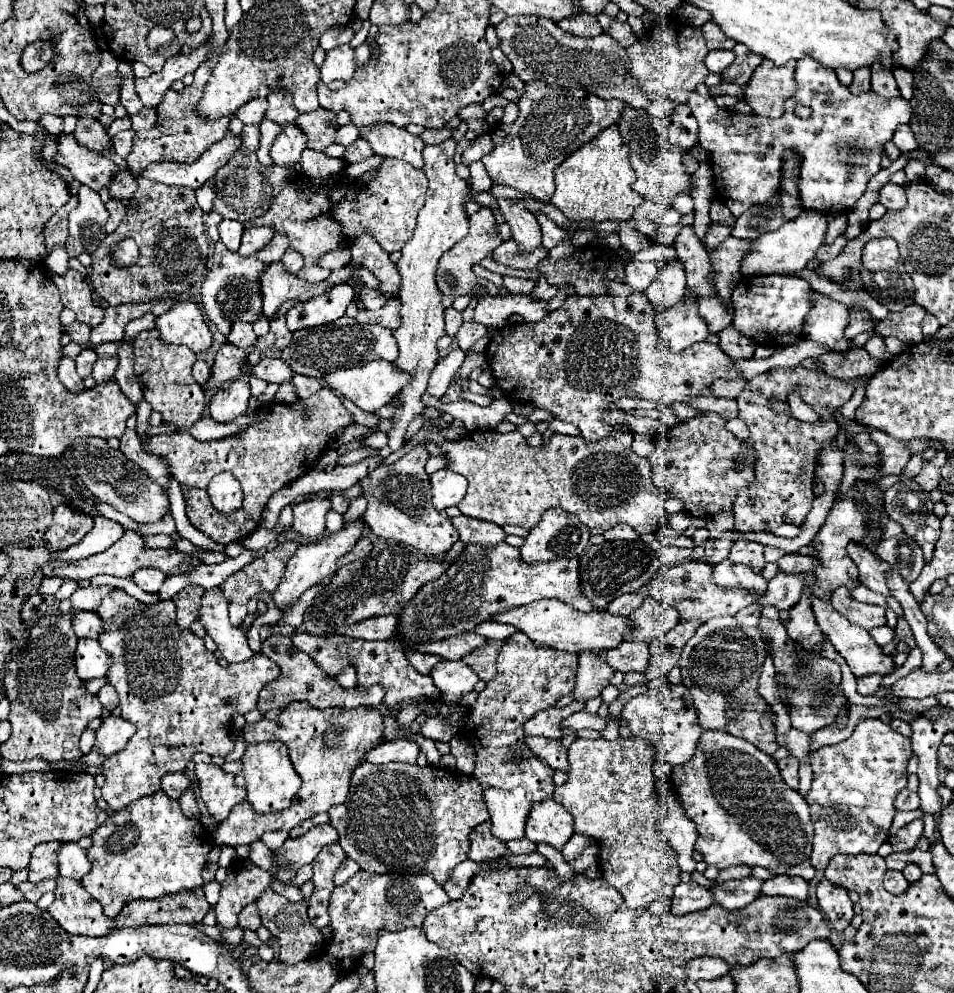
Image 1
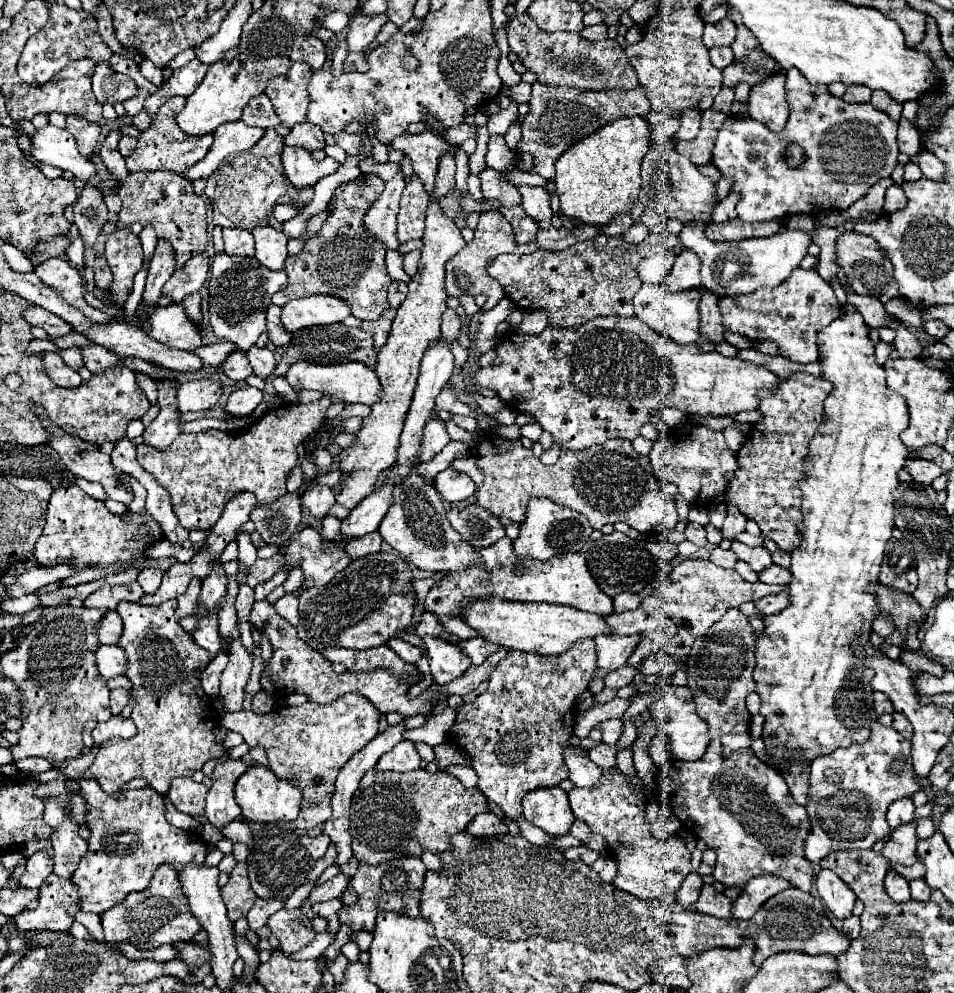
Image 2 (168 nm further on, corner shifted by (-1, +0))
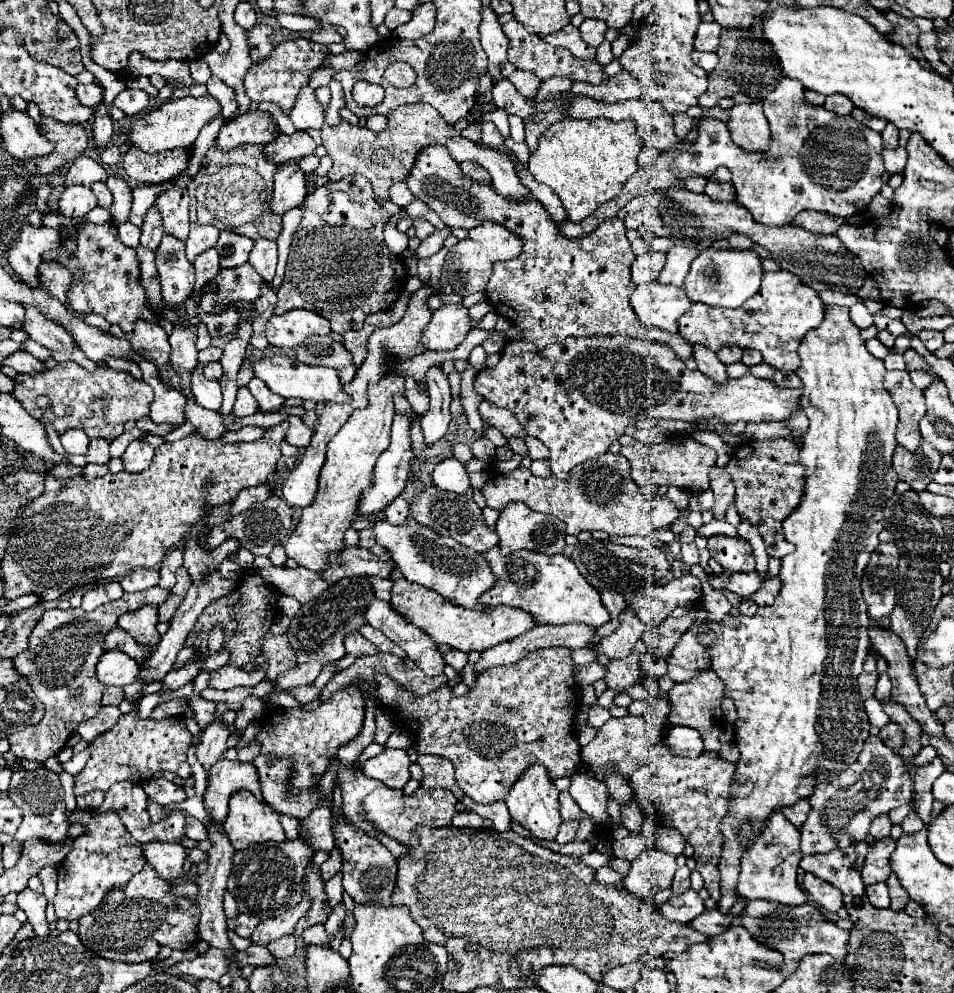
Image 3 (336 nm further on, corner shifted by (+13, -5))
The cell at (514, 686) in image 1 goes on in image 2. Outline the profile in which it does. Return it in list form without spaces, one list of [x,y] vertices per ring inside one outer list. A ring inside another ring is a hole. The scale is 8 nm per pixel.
[[[593,639],[577,641],[571,649],[567,649],[567,653],[561,653],[559,657],[539,657],[533,653],[511,651],[511,655],[495,667],[489,679],[489,689],[481,693],[473,703],[463,703],[459,707],[455,725],[451,727],[449,735],[467,751],[471,765],[479,777],[477,789],[489,801],[497,803],[509,819],[517,821],[525,793],[539,787],[559,785],[569,777],[567,765],[563,765],[563,749],[571,745],[575,701],[583,691],[587,691],[591,675],[597,669],[595,661],[597,657]]]

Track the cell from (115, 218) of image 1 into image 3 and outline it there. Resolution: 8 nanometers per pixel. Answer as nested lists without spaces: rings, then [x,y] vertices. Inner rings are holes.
[[[95,182],[95,184],[91,186],[91,190],[93,190],[93,194],[97,196],[97,204],[99,204],[101,208],[109,210],[111,204],[113,204],[113,196],[111,196],[109,188],[107,188],[103,182]]]

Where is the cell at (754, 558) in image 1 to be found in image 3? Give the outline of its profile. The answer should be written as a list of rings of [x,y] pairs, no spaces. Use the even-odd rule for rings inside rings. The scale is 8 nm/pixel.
[[[711,536],[707,544],[711,556],[729,572],[753,572],[755,558],[747,540],[729,536]]]

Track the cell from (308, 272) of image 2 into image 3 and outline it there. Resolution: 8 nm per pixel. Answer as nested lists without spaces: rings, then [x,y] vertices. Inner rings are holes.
[[[349,176],[339,182],[329,180],[313,194],[309,194],[305,200],[305,214],[301,226],[293,234],[291,252],[287,260],[289,266],[285,270],[281,288],[277,290],[277,306],[273,312],[283,314],[293,308],[313,310],[325,316],[335,332],[345,334],[349,330],[361,330],[367,314],[393,306],[405,286],[407,272],[403,260],[399,256],[393,256],[383,242],[385,222],[387,220],[377,214],[373,188],[365,176]]]

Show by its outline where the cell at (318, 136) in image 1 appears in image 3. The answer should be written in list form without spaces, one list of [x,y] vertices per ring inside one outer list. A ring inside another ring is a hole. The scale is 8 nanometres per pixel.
[[[295,132],[291,136],[281,134],[275,142],[265,146],[265,154],[271,162],[283,164],[287,160],[299,160],[307,154],[315,154],[315,142],[307,132]]]

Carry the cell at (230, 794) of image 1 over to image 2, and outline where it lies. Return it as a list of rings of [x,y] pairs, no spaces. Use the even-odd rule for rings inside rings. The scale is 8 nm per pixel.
[[[227,759],[215,767],[215,773],[211,777],[213,785],[207,793],[207,807],[205,807],[205,815],[213,823],[213,827],[221,829],[241,815],[233,789],[239,775],[243,775],[243,771],[247,771],[249,767],[251,765],[243,763],[241,759]]]

